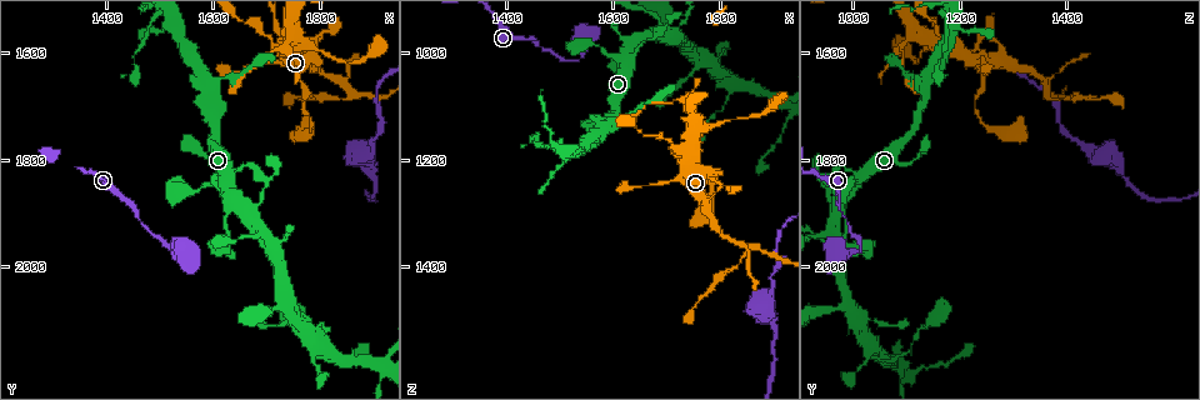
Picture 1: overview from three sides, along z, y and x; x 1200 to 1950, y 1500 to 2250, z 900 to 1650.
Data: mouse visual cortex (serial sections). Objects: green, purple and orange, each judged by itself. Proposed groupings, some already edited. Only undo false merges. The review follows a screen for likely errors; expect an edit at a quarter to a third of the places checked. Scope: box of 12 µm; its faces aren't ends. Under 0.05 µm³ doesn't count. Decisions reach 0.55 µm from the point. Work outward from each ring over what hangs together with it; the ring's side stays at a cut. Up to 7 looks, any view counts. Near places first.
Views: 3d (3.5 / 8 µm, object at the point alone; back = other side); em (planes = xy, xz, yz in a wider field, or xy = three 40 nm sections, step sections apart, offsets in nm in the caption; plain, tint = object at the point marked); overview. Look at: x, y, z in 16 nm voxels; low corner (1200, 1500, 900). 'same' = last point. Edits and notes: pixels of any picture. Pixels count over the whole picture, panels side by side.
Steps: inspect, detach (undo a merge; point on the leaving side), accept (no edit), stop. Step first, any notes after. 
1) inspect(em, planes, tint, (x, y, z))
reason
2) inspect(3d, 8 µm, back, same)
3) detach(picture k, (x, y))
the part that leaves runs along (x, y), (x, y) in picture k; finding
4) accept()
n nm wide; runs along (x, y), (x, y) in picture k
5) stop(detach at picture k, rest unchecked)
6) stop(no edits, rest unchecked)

inspect(3d, 8 µm, (1735, 1595, 1095))

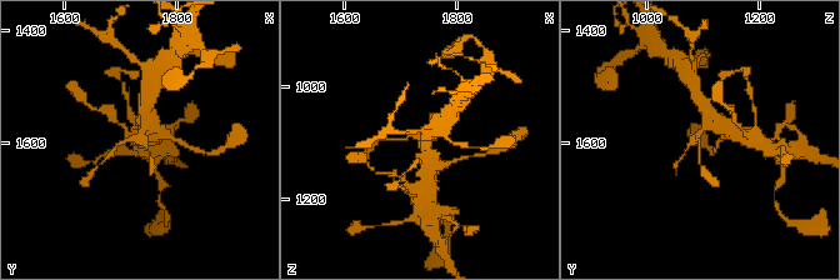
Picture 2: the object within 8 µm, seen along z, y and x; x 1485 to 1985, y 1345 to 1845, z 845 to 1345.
inspect(3d, 3.5 µm, (1740, 1590, 1090))

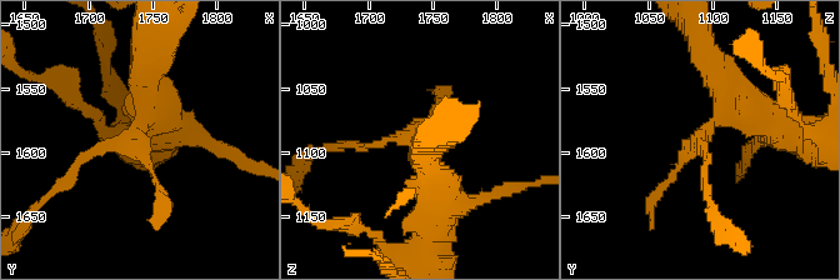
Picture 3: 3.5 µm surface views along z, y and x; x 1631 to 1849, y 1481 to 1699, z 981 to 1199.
inspect(em, xy, step 2, tint, (1740, 1590, 1092))

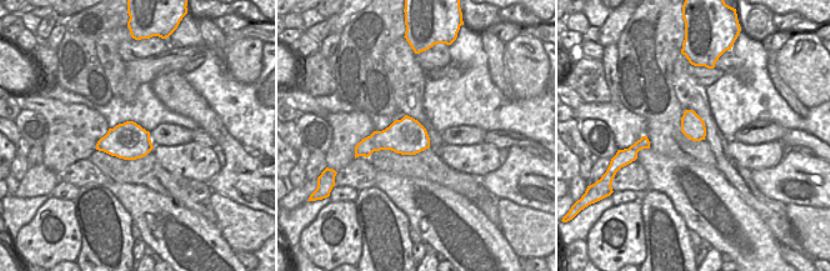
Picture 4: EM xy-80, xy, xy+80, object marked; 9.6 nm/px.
accept()
runs along (433, 205), (414, 138), (353, 144) in picture 3; all the same cell

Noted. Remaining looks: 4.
inspect(3d, 8 µm, (1860, 1680, 1365))
sharp bend

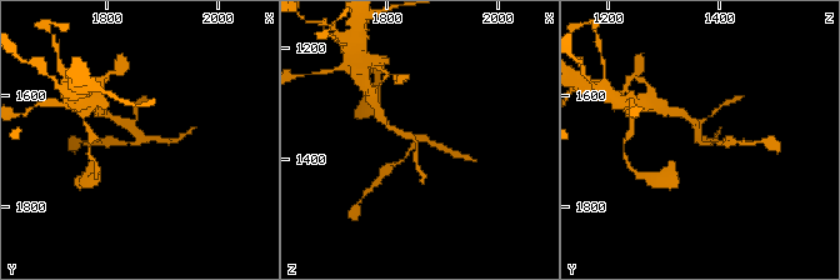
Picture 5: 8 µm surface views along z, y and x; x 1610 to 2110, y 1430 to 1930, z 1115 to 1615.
inspect(3d, 3.5 µm, (1860, 1675, 1370))

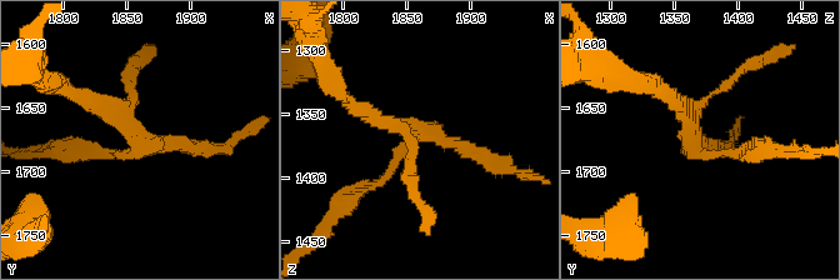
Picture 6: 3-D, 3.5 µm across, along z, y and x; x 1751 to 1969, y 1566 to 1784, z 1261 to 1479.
accept()
continuous, no second cell

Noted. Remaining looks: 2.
inspect(3d, 3.5 µm, (1515, 1555, 1200))
sharp bend

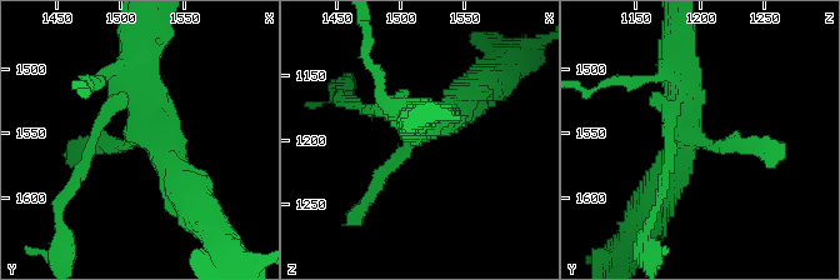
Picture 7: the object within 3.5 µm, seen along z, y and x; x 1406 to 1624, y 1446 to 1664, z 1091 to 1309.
inspect(em, xy, step 2, tint, (1514, 1552, 1196))

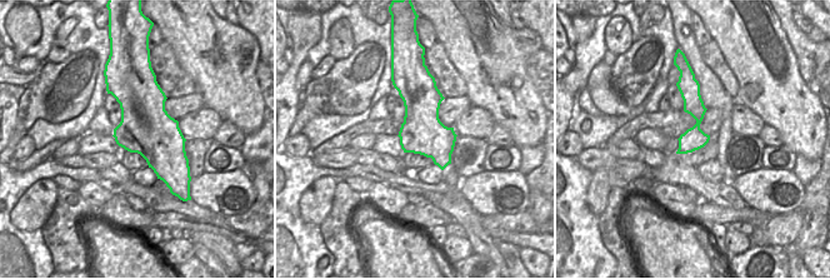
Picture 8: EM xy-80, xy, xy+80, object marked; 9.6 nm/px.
accept()
runs along (464, 96), (371, 195) in picture 7; continuous, no second cell

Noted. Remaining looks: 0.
stop(no edits, rest unchecked)

